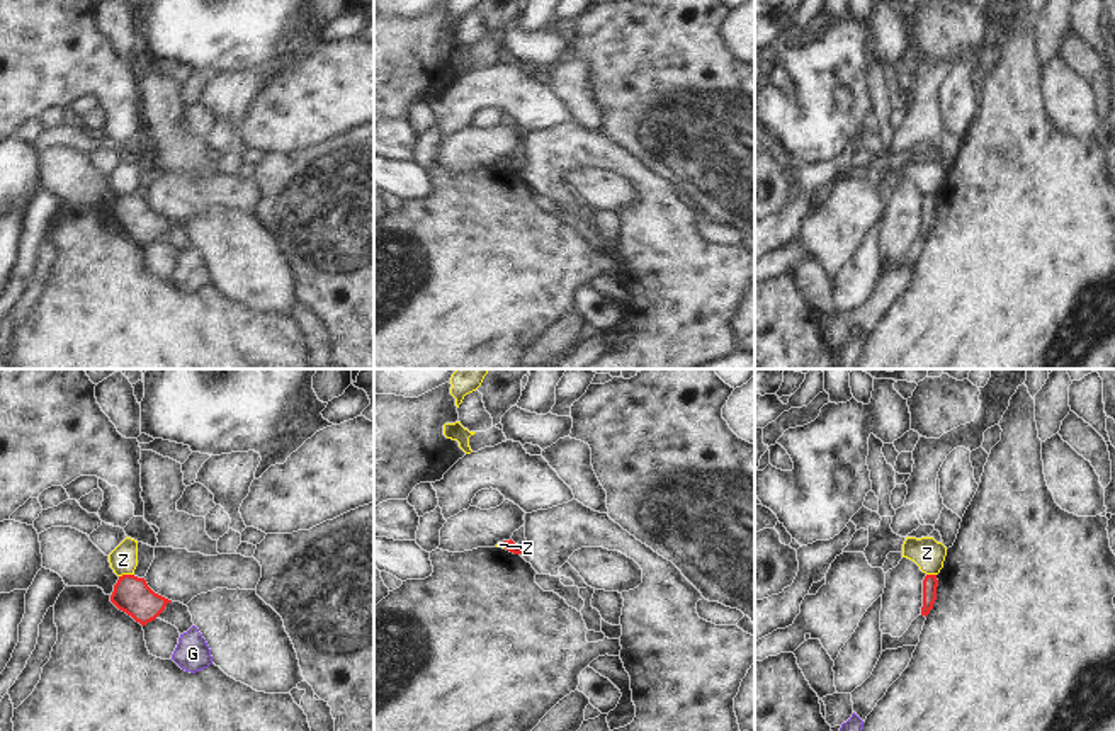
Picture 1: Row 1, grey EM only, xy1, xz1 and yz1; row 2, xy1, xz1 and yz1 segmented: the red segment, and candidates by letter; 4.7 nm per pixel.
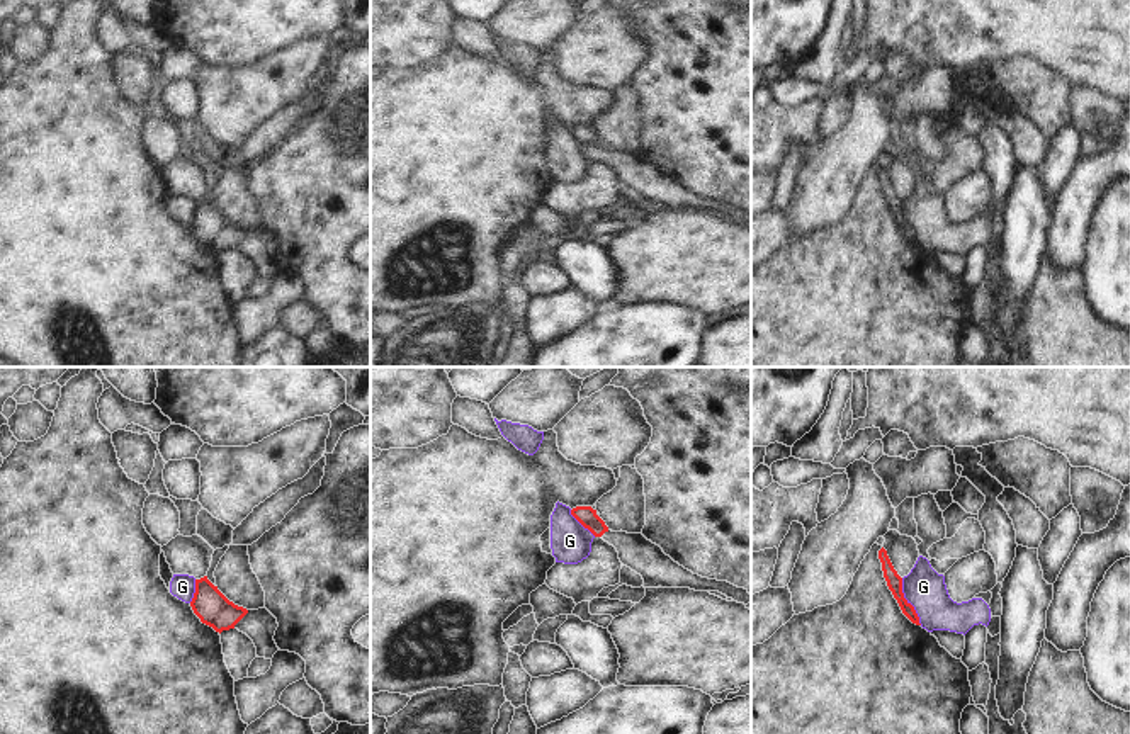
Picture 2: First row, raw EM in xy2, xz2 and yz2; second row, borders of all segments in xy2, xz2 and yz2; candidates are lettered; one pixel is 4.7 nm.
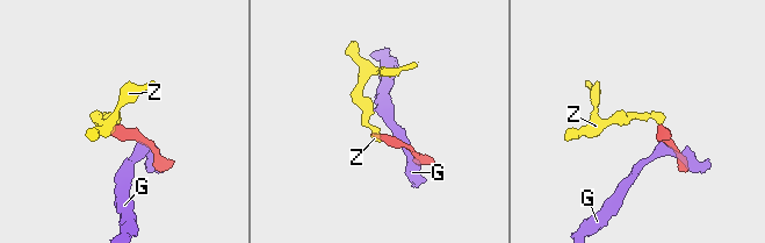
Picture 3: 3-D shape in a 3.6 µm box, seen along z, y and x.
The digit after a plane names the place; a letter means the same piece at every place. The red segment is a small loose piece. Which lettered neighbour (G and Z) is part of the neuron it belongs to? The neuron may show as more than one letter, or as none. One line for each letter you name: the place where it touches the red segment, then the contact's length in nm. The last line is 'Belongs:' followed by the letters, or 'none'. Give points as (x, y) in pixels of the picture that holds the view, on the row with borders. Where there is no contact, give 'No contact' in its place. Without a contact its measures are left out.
Belongs: none.

